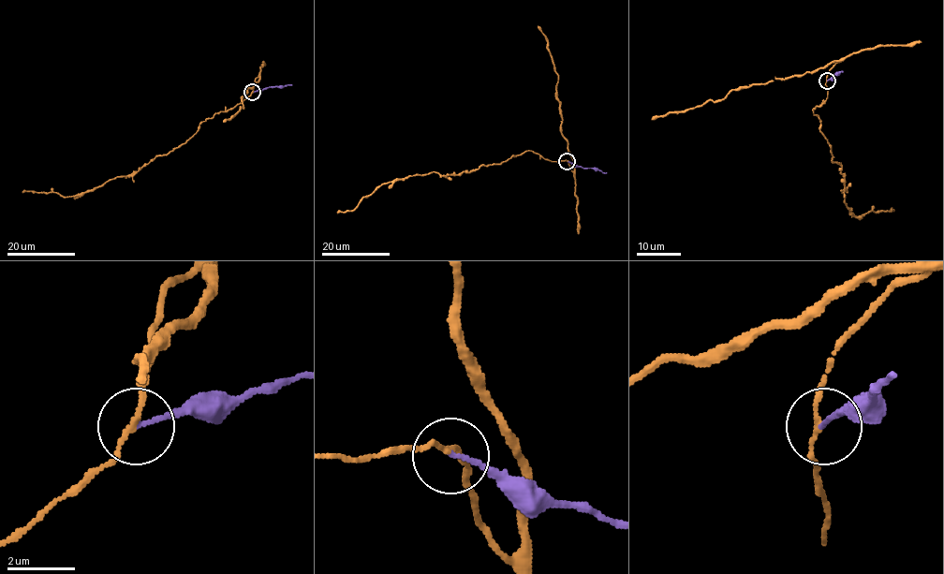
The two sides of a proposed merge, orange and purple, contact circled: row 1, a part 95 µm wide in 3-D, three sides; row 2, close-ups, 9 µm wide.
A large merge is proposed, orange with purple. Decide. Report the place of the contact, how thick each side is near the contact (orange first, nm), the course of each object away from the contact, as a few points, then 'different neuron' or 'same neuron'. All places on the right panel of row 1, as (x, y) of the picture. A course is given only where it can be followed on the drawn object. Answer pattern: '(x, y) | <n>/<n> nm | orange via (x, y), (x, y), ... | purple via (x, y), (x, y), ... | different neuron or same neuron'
(827, 80) | 140/130 nm | orange via (826, 81), (826, 100), (813, 113), (820, 121), (832, 160), (842, 167), (846, 205), (856, 216), (894, 211) | purple via (827, 81), (842, 72) | different neuron

